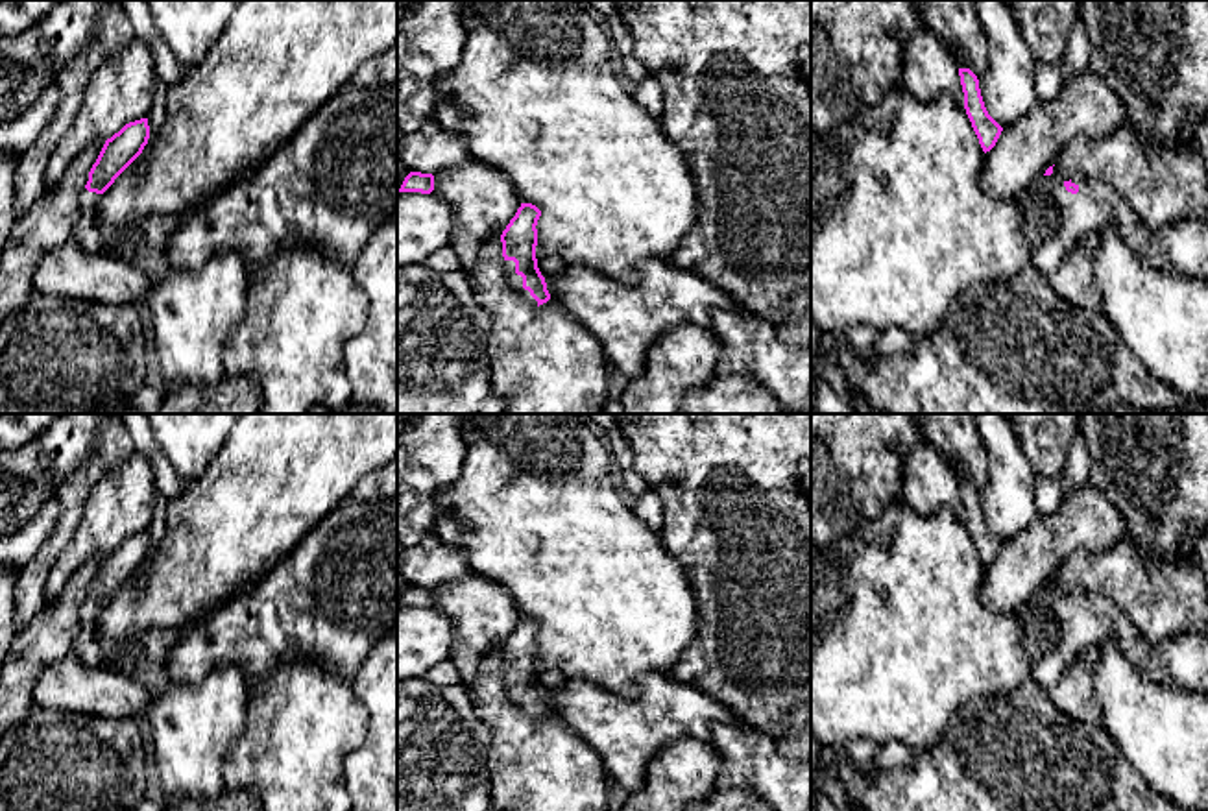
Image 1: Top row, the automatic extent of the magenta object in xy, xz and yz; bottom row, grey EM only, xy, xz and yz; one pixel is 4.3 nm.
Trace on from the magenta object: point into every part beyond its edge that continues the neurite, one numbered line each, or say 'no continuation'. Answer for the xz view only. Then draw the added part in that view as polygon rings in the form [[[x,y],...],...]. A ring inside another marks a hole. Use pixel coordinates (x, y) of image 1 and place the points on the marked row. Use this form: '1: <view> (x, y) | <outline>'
1: xz (516, 281) | [[[504,260],[504,272],[508,277],[510,286],[513,292],[523,297],[526,303],[538,307],[538,301],[530,296],[528,290],[523,288],[523,277],[515,273],[515,262],[513,260]]]

